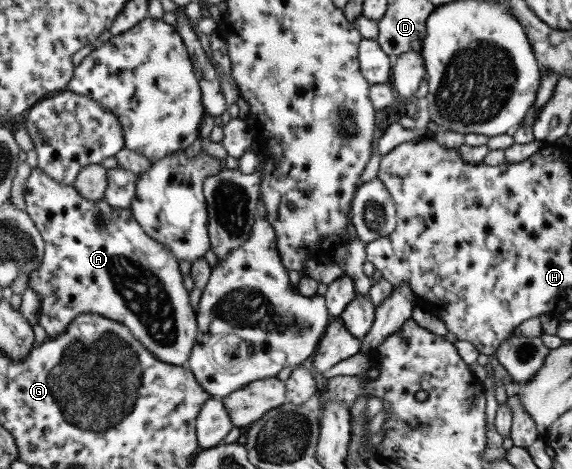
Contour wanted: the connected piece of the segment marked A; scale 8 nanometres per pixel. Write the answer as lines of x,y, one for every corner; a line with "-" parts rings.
38,166
33,169
30,178
28,178
24,200
26,200
26,211
30,219
36,223
37,229
40,230
47,243
42,266
34,272
33,276
28,277
28,284
37,292
37,295
42,301
39,312
39,324
45,329
48,338
62,335
74,320
81,318
85,313
92,313
93,315
105,316
110,320
120,321
120,324
125,324
146,349
150,350
165,363
188,366
188,362
190,362
192,356
192,350
194,350
198,342
199,319
197,310
194,310
194,306
190,304
190,291
186,290
186,286
184,286
184,276
180,274
180,264
178,264
180,260
173,255
171,249
156,240
155,237
150,236
143,229
143,225
136,221
135,214
132,213
131,209
116,209
115,207
109,206
105,199
100,201
87,200
83,193
74,185
67,185
58,180
54,180

